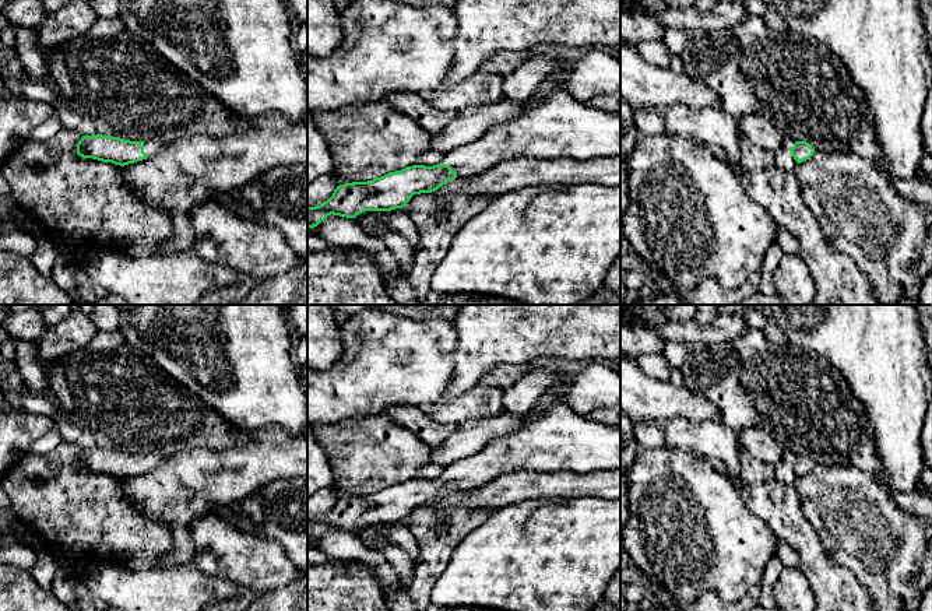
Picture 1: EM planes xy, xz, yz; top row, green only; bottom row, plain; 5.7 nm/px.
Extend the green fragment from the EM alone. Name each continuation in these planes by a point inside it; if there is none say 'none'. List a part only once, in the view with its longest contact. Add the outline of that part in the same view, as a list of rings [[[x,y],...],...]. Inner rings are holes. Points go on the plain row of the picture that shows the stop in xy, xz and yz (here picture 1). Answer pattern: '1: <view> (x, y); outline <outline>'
1: xz (556, 436); outline [[[558,400],[546,408],[532,407],[523,417],[524,421],[511,433],[492,440],[476,454],[451,463],[443,477],[456,484],[457,491],[471,491],[520,468],[566,468],[578,474],[602,468],[620,470],[620,426],[590,421]]]

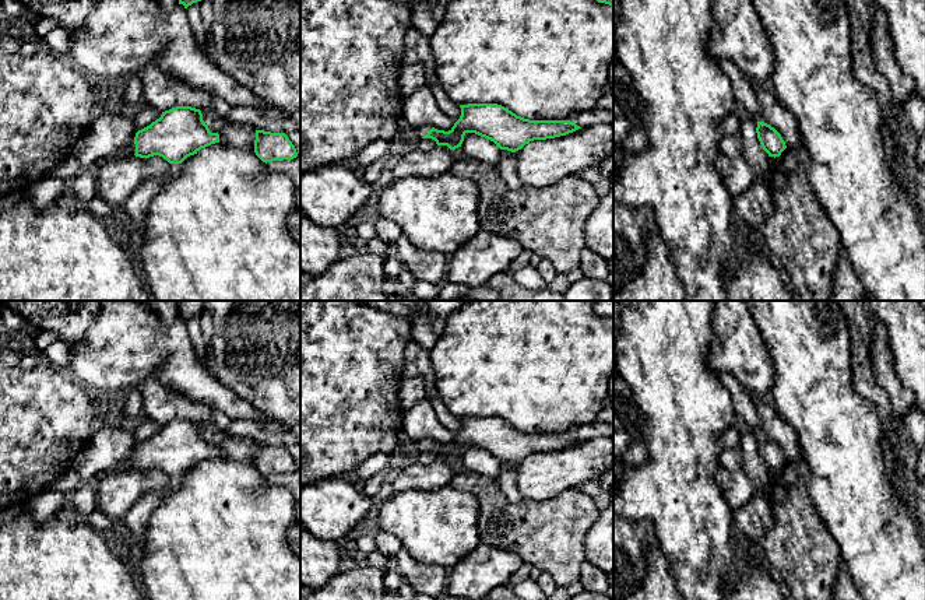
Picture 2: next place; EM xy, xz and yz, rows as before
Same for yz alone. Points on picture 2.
none

